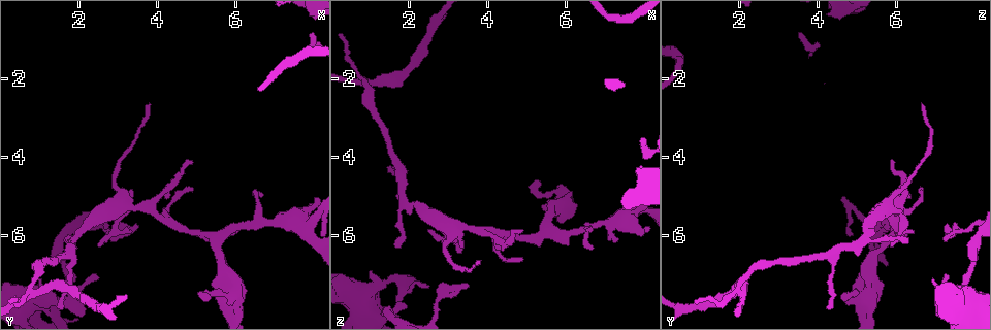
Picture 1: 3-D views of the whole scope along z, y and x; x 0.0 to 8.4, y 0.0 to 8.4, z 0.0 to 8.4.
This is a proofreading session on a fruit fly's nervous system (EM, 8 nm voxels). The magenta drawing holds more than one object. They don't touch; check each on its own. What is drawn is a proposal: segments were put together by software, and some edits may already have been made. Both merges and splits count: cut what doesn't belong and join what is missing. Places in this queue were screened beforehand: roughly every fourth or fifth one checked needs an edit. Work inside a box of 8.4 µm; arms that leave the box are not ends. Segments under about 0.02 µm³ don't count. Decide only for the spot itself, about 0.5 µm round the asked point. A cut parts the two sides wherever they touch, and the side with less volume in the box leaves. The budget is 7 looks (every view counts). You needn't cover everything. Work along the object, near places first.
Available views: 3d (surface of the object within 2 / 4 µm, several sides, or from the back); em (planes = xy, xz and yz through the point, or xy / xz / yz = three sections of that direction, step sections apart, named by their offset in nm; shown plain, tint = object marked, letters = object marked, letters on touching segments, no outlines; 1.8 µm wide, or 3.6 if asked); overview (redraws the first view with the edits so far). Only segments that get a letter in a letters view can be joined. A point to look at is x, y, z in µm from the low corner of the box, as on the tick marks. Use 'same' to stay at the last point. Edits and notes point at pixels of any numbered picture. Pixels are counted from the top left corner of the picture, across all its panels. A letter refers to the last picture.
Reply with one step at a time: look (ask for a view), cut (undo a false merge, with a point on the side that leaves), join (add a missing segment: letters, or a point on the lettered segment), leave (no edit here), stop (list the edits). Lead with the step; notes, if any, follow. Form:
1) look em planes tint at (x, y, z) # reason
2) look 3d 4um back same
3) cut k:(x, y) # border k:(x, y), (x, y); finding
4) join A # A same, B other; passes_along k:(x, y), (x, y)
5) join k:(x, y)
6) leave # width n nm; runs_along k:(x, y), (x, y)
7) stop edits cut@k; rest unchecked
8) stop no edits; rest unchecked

look em planes plain at (3.05, 5.25, 5.75) # a fork

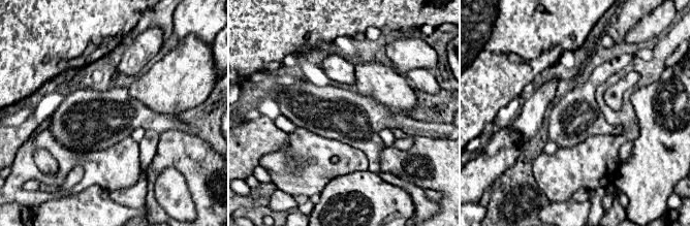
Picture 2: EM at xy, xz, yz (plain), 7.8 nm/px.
look em planes letters same # what lies round it

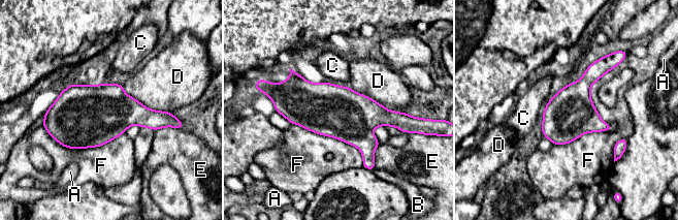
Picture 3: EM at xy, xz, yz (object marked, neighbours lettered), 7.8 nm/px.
leave # A other, B other, C other, D other, E other, F other; border 3:(122, 85), (146, 106), (171, 113); all the same neuron

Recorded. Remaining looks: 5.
look em 3.6um planes letters at (0.80, 7.65, 7.75) # calibre changes

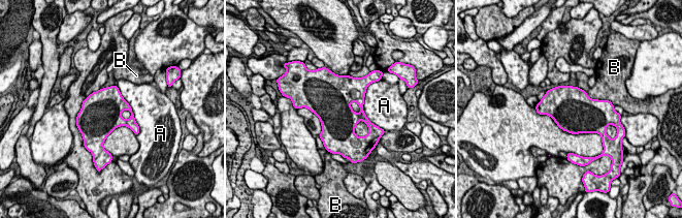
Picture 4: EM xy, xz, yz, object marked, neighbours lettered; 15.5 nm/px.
leave # width 600 nm; A other, B other; border 4:(116, 85), (140, 129); one neuron here

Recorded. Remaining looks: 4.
look em planes plain at (2.70, 5.85, 7.75) # sharp bend

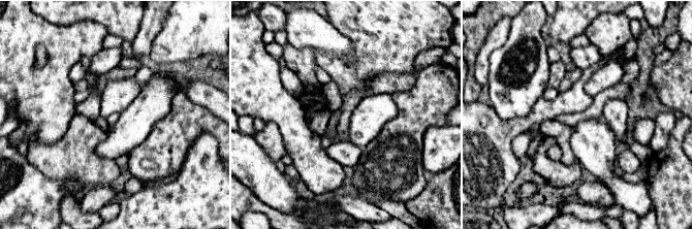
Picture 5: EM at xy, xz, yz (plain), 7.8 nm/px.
look em planes letters same

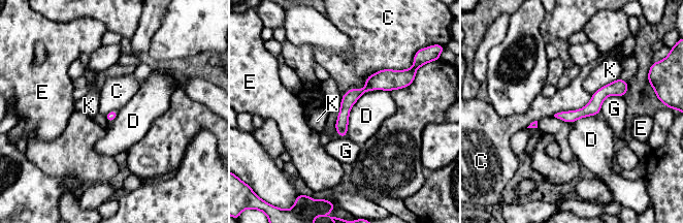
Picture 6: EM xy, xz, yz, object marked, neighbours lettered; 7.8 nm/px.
leave # width 70 nm; C other, D other, E other, G other, K other; continuous, no second neuron

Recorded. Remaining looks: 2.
stop no edits; rest unchecked

